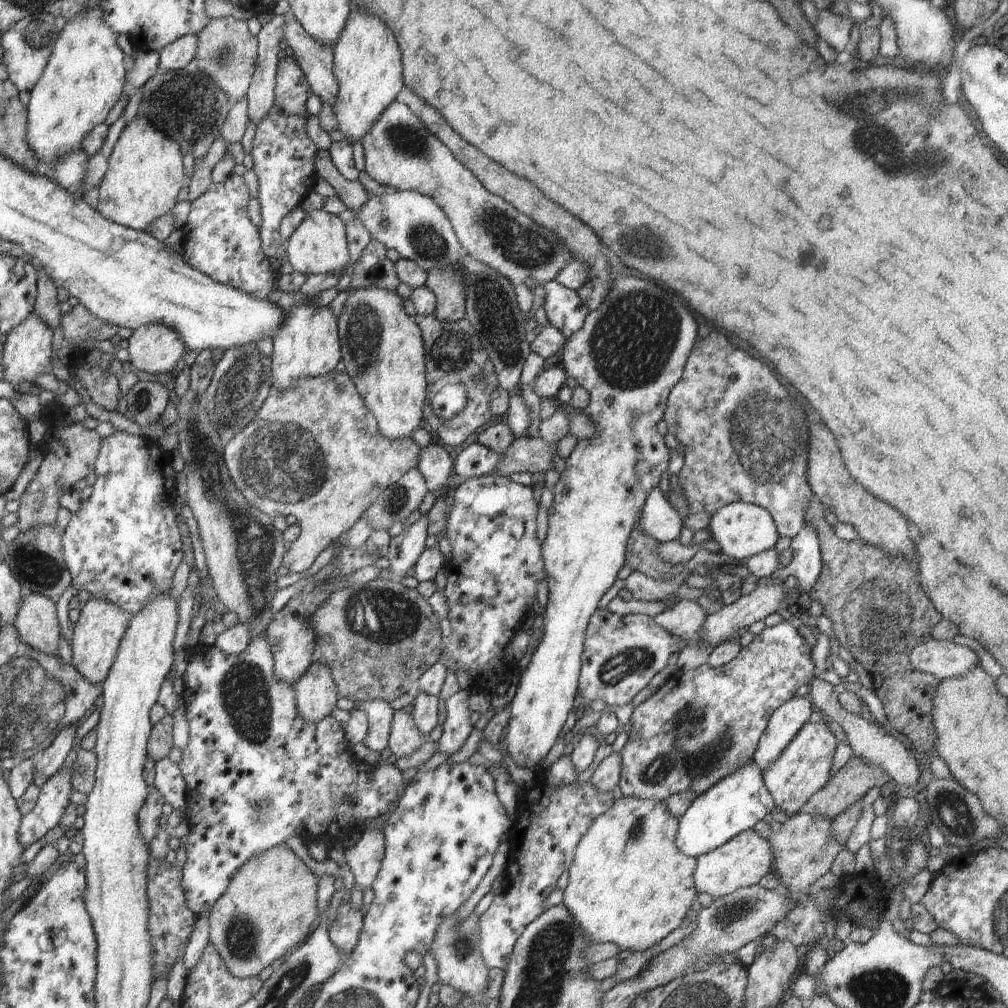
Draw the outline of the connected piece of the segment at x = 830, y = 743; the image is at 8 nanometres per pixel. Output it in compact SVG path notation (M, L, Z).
M826 719L818 723L808 721L802 725L779 758L762 771L765 787L772 795L778 811L784 810L788 816L802 812L806 801L829 781L838 745L836 737L826 725Z

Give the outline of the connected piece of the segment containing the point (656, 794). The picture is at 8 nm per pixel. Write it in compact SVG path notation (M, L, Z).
M783 620L779 625L773 627L766 627L762 632L760 632L760 634L757 634L754 637L753 641L750 644L748 644L746 647L742 647L740 649L740 652L738 653L738 656L735 656L728 664L719 667L713 667L710 666L708 663L704 663L701 664L698 668L695 668L694 670L684 671L682 672L682 676L680 676L680 678L678 678L676 682L674 683L669 682L667 687L664 687L663 689L659 689L657 693L653 694L650 698L648 698L643 703L641 703L639 706L636 706L636 708L634 708L633 713L631 715L631 720L630 720L631 728L630 730L628 730L628 740L625 743L623 749L620 751L621 773L620 773L618 785L620 786L620 790L622 791L623 796L638 797L641 799L656 799L662 801L663 803L665 803L670 798L670 796L676 793L692 791L695 792L696 796L698 796L699 794L706 792L706 790L708 790L711 786L714 786L714 784L716 784L722 777L729 775L732 771L735 771L737 768L740 768L742 765L745 765L746 763L752 761L753 754L754 752L756 752L760 737L762 736L762 732L764 732L765 728L767 727L767 722L769 721L771 713L773 713L779 706L782 706L782 704L784 704L787 700L794 698L796 696L796 690L798 690L800 686L804 686L804 684L808 684L814 678L815 665L812 663L810 655L808 654L810 649L811 648L804 641L804 638L802 638L802 636L798 634L795 626L791 625L790 622Z

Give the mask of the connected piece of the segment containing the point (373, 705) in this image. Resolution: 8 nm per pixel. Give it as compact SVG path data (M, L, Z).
M381 700L364 701L358 709L362 709L369 720L368 734L363 743L374 752L382 752L389 745L394 710L388 701Z

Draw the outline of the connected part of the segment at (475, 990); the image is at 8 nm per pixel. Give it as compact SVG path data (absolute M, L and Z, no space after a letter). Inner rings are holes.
M474 912L467 917L458 918L456 913L444 917L436 927L434 940L429 948L438 966L440 982L463 992L465 996L470 995L473 1003L486 1001L484 993L488 986L489 972L489 968L486 966L478 946L477 922L479 918L480 916Z

